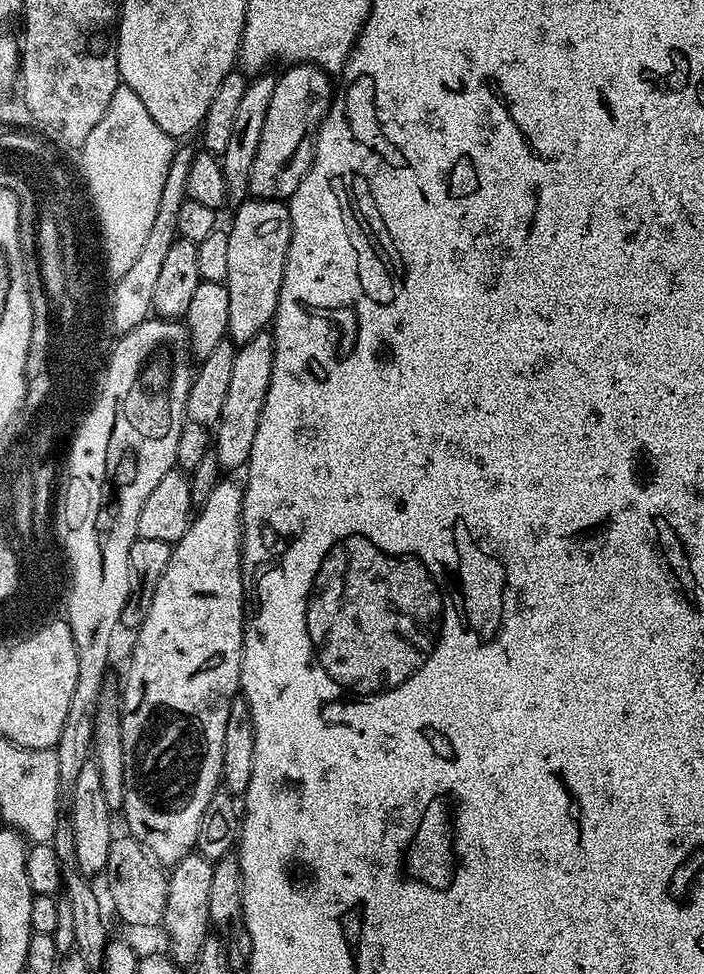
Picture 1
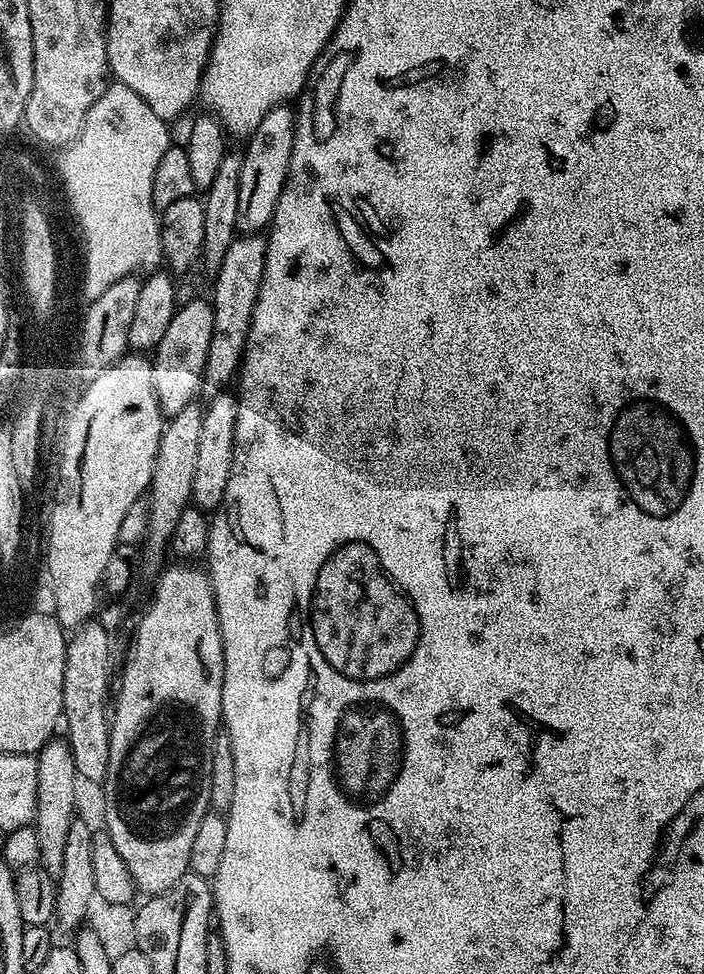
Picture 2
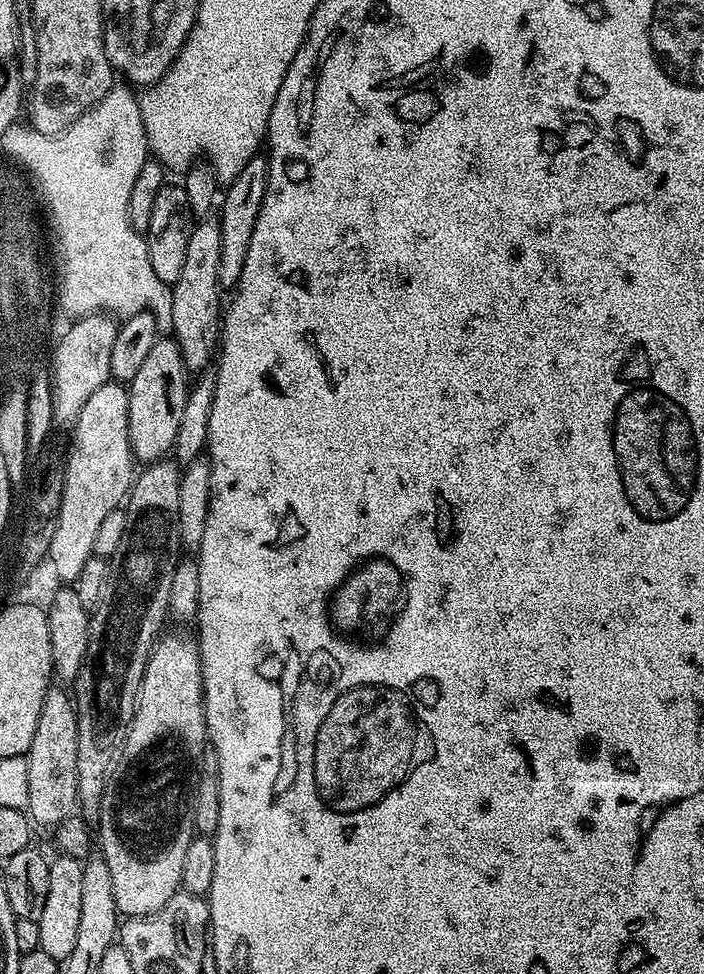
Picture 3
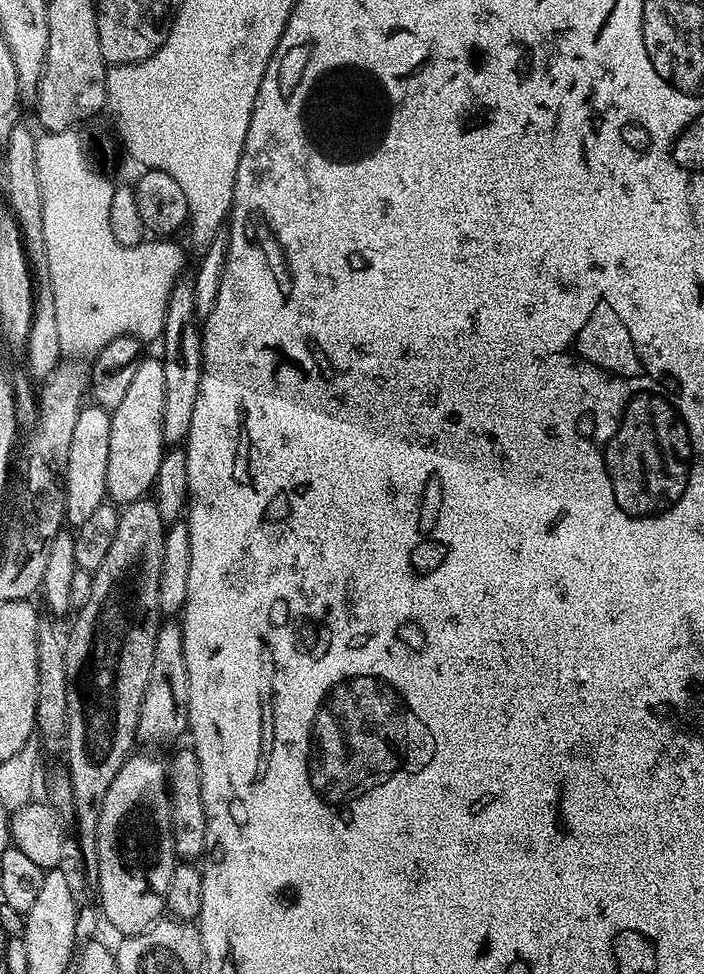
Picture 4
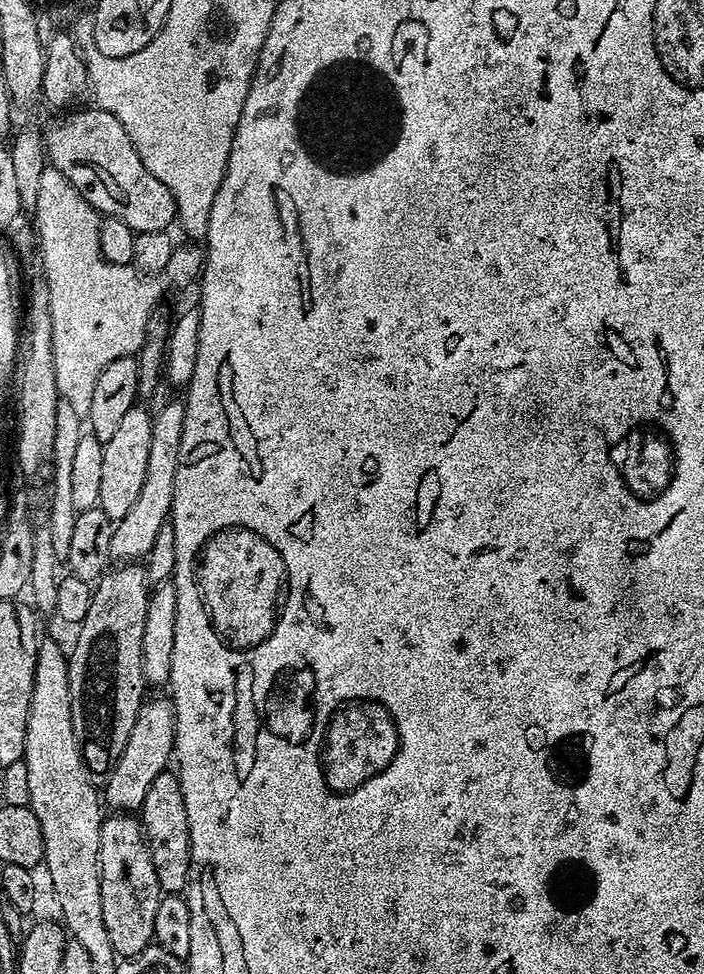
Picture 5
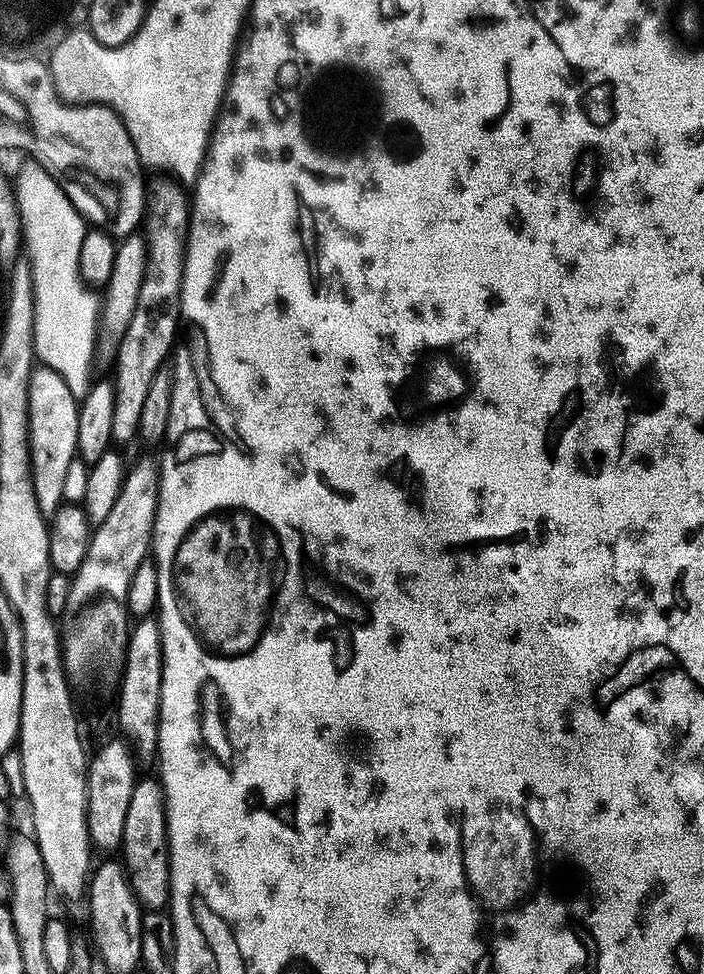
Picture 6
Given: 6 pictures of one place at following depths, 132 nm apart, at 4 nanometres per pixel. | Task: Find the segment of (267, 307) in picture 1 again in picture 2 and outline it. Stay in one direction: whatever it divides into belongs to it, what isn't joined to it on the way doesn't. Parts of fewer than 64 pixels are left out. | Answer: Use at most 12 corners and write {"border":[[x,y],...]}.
{"border":[[240,234],[214,274],[202,392],[237,379],[268,241]]}

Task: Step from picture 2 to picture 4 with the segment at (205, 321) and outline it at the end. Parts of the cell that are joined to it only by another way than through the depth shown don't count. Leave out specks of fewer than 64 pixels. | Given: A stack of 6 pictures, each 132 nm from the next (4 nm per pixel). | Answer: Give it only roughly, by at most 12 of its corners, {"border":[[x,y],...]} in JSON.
{"border":[[141,359],[110,415],[107,499],[153,491],[166,445],[162,359]]}

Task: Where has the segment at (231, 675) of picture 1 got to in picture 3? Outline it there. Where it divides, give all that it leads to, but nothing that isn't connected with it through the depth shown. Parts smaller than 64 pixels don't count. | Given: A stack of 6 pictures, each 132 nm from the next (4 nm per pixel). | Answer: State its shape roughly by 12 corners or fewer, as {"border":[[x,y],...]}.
{"border":[[152,645],[100,799],[121,917],[182,888],[206,751],[200,645]]}

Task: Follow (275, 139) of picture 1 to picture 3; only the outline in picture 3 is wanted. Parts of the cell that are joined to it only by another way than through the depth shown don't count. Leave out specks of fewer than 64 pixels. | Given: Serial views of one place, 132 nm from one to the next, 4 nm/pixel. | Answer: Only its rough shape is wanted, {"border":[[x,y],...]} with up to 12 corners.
{"border":[[268,162],[242,166],[218,204],[221,289],[235,289],[266,192]]}

